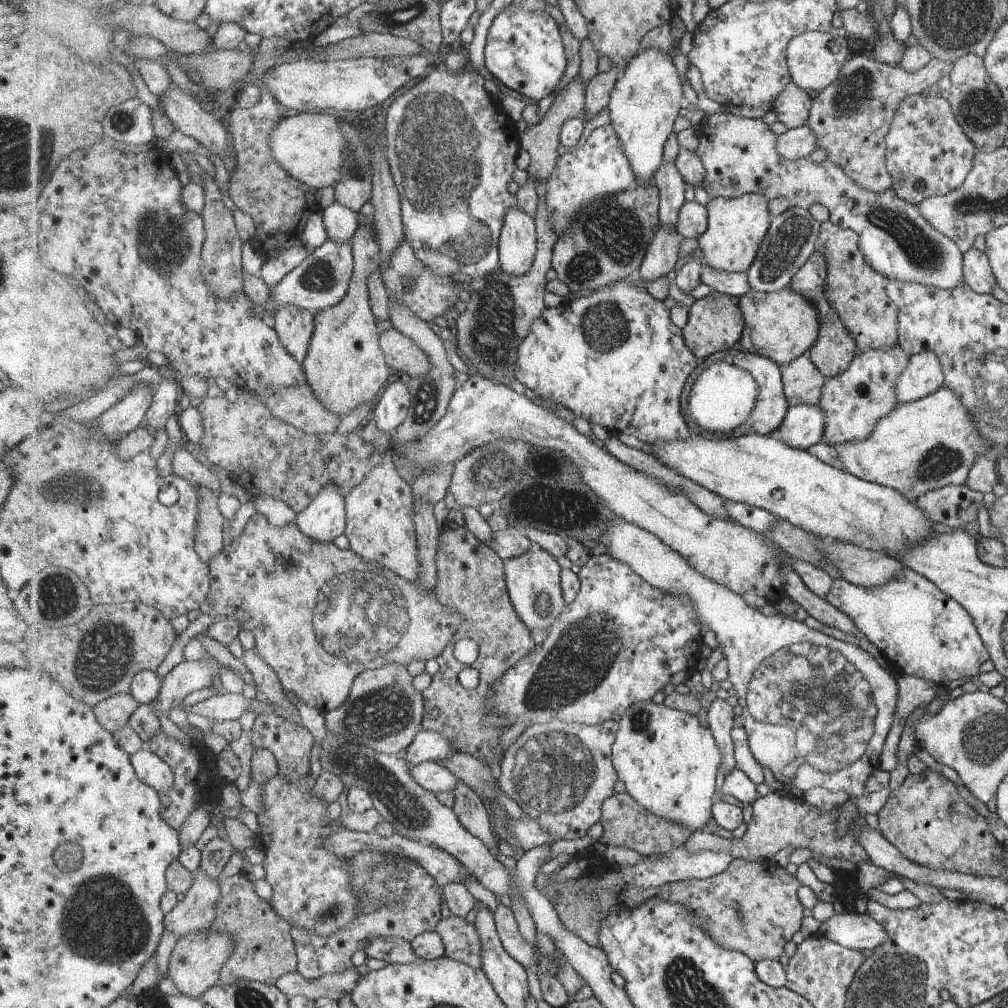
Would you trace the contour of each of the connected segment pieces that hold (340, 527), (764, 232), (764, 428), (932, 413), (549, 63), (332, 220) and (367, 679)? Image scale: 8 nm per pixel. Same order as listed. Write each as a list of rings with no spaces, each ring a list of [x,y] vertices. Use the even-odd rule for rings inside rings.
[[[329,483],[315,500],[298,514],[297,524],[312,541],[332,543],[337,536],[346,534],[346,497],[339,492],[337,485]]]
[[[749,193],[736,199],[710,198],[708,230],[698,239],[705,263],[720,271],[747,272],[770,232],[772,212],[770,202],[761,193]]]
[[[731,347],[730,349],[725,349],[724,351],[714,352],[711,356],[708,356],[704,360],[700,360],[697,368],[691,372],[691,376],[687,378],[687,384],[681,392],[681,410],[683,410],[683,416],[685,416],[685,422],[687,422],[687,427],[692,430],[694,434],[699,434],[703,438],[713,438],[713,440],[721,440],[721,438],[739,438],[742,436],[750,435],[751,433],[759,433],[762,435],[772,435],[775,433],[778,428],[784,423],[785,417],[788,414],[790,404],[788,403],[788,397],[784,391],[784,378],[782,367],[777,361],[774,361],[768,356],[763,356],[757,353],[747,352],[741,348]],[[725,361],[730,362],[731,364],[736,364],[745,370],[751,372],[755,377],[755,380],[759,383],[759,396],[757,399],[757,404],[753,414],[749,417],[749,420],[742,424],[738,429],[733,430],[733,432],[711,432],[707,431],[704,428],[698,428],[697,424],[694,422],[694,418],[689,412],[689,395],[691,394],[691,389],[695,384],[699,375],[713,364],[713,362]]]
[[[945,386],[923,398],[899,402],[893,411],[877,422],[873,434],[866,441],[835,446],[837,460],[846,471],[866,481],[891,487],[912,502],[924,492],[947,485],[963,485],[975,460],[992,448],[993,446],[981,436],[973,416],[965,408],[965,404],[962,404],[961,398]]]
[[[509,6],[494,19],[486,48],[486,72],[497,79],[504,89],[517,92],[539,102],[545,96],[554,96],[565,71],[568,68],[568,54],[562,37],[560,25],[545,11],[529,11]]]
[[[333,202],[324,209],[324,223],[331,243],[349,243],[360,227],[360,216],[351,207]]]
[[[390,664],[359,675],[349,698],[339,708],[324,714],[324,717],[326,727],[337,737],[391,755],[406,750],[424,729],[425,712],[423,692],[415,690],[413,676],[407,667]]]

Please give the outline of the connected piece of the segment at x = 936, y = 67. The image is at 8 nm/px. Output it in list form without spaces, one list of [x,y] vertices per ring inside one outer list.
[[[869,52],[852,55],[841,71],[840,78],[814,98],[808,125],[817,135],[819,148],[824,148],[828,153],[827,159],[841,165],[845,172],[860,185],[872,191],[884,191],[890,187],[891,179],[883,164],[883,136],[890,127],[889,122],[892,122],[896,108],[905,97],[918,95],[925,88],[935,87],[936,82],[949,74],[949,70],[951,70],[951,62],[936,58],[931,58],[923,68],[910,73],[899,65],[888,65],[875,60]]]

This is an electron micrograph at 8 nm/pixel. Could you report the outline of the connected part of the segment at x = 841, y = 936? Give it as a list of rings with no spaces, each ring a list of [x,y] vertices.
[[[868,913],[833,915],[818,932],[850,949],[873,950],[886,940],[885,929]]]

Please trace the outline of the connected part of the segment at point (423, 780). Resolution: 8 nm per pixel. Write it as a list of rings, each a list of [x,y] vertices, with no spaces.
[[[421,763],[411,766],[411,776],[435,794],[455,790],[459,780],[453,772],[439,763]]]

